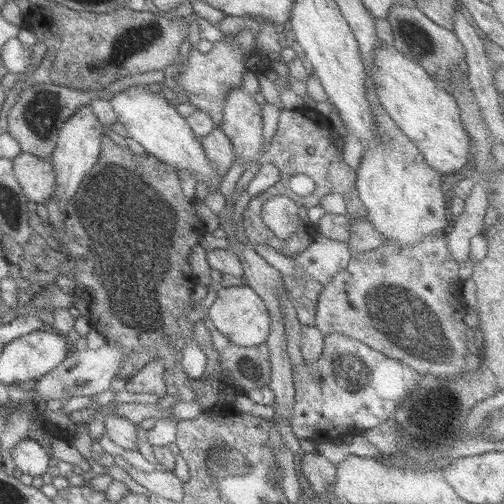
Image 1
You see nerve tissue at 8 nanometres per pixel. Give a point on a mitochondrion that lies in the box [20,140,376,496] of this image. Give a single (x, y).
(130, 254)

